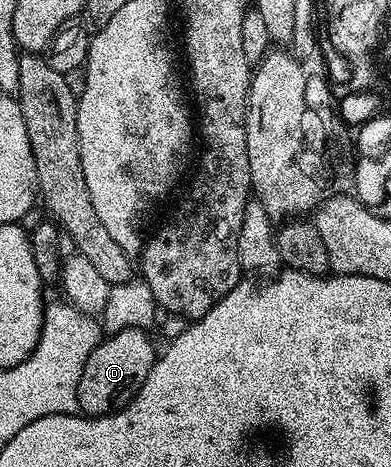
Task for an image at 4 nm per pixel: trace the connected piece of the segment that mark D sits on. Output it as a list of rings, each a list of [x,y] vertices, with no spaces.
[[[127,328],[102,337],[91,356],[87,356],[87,364],[83,364],[83,376],[79,376],[77,409],[82,415],[98,418],[113,414],[123,409],[137,395],[139,388],[143,388],[143,380],[147,380],[159,357],[158,347],[153,347],[149,336],[146,331]]]

